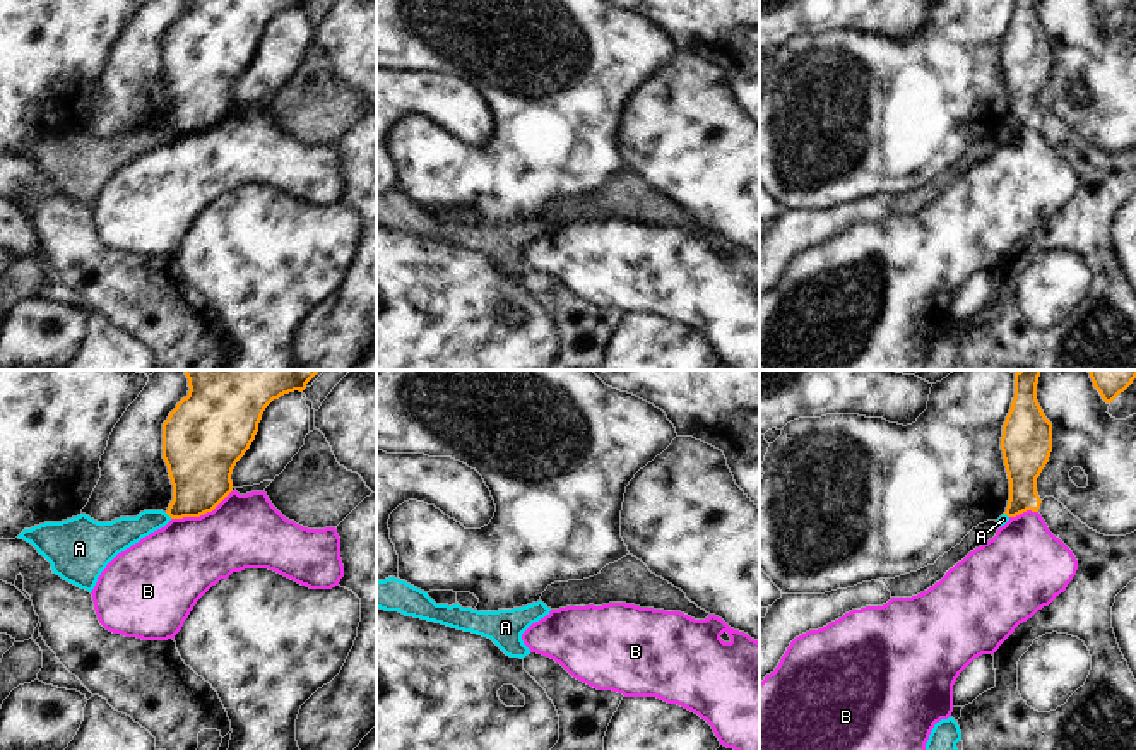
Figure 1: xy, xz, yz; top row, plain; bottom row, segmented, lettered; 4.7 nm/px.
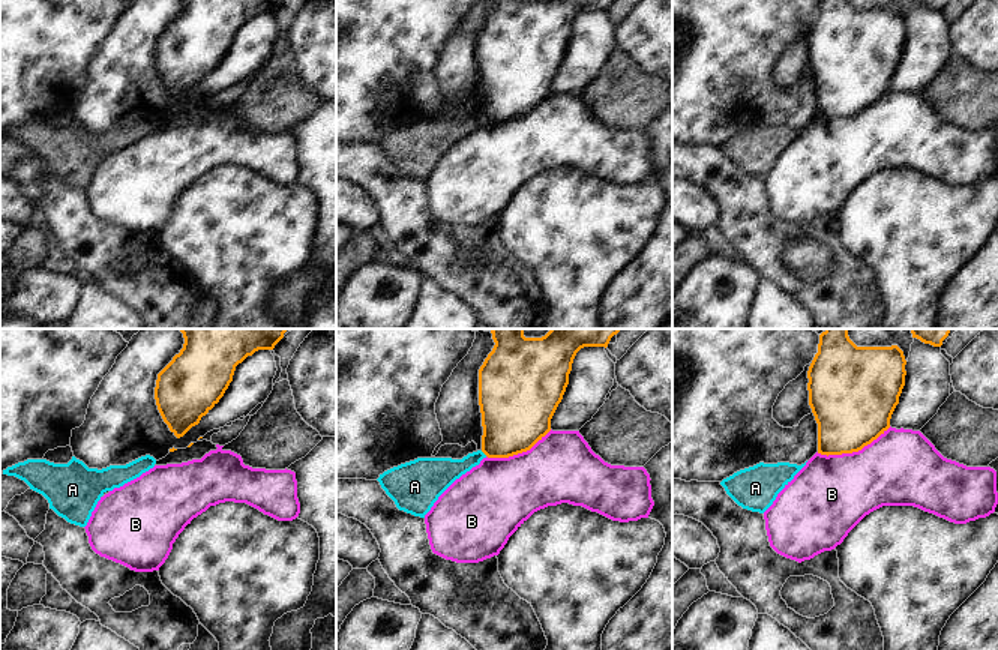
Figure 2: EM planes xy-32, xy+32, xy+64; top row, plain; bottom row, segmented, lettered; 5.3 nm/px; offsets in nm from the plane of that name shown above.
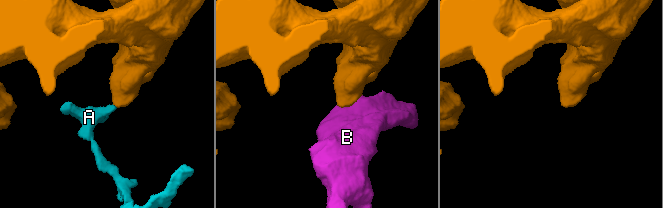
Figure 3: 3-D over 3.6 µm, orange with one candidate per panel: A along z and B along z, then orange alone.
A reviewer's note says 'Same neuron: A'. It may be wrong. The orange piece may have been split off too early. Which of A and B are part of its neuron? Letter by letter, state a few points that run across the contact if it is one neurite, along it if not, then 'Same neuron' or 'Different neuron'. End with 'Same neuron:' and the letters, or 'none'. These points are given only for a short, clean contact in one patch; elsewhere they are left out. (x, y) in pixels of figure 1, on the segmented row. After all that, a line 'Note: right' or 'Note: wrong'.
A: Line: xy (165, 512), (171, 517). Different neuron
B: Different neuron
Same neuron: none
Note: wrong

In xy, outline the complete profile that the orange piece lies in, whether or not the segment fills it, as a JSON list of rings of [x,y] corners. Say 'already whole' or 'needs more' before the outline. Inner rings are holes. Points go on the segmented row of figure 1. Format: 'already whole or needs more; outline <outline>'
already whole; outline [[[183,370],[188,396],[163,423],[163,459],[173,485],[171,519],[212,512],[231,491],[236,462],[250,449],[265,408],[284,394],[306,389],[320,370]]]

